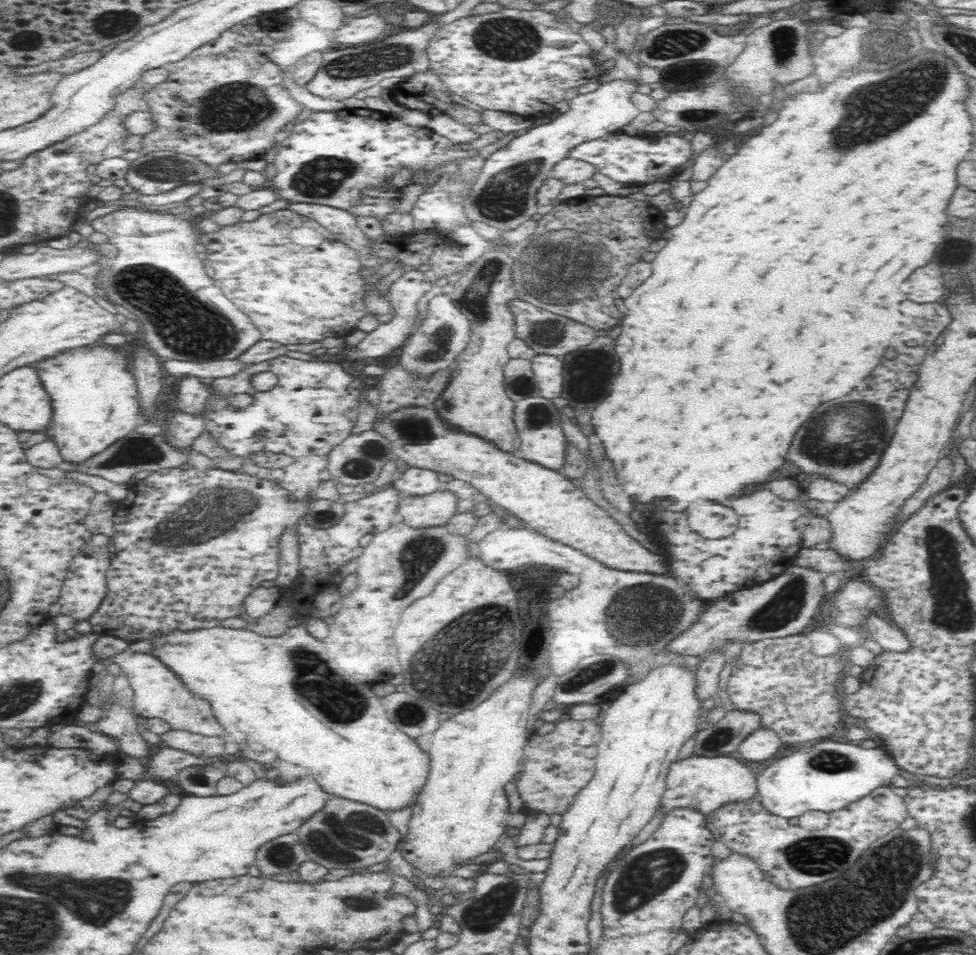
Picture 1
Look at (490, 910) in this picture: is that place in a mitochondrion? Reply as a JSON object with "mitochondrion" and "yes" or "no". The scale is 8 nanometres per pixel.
{"mitochondrion":"yes"}

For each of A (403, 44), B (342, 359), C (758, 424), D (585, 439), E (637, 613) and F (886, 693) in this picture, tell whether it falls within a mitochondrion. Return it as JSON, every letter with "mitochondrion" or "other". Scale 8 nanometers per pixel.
{"A":"mitochondrion","B":"other","C":"other","D":"other","E":"mitochondrion","F":"other"}

